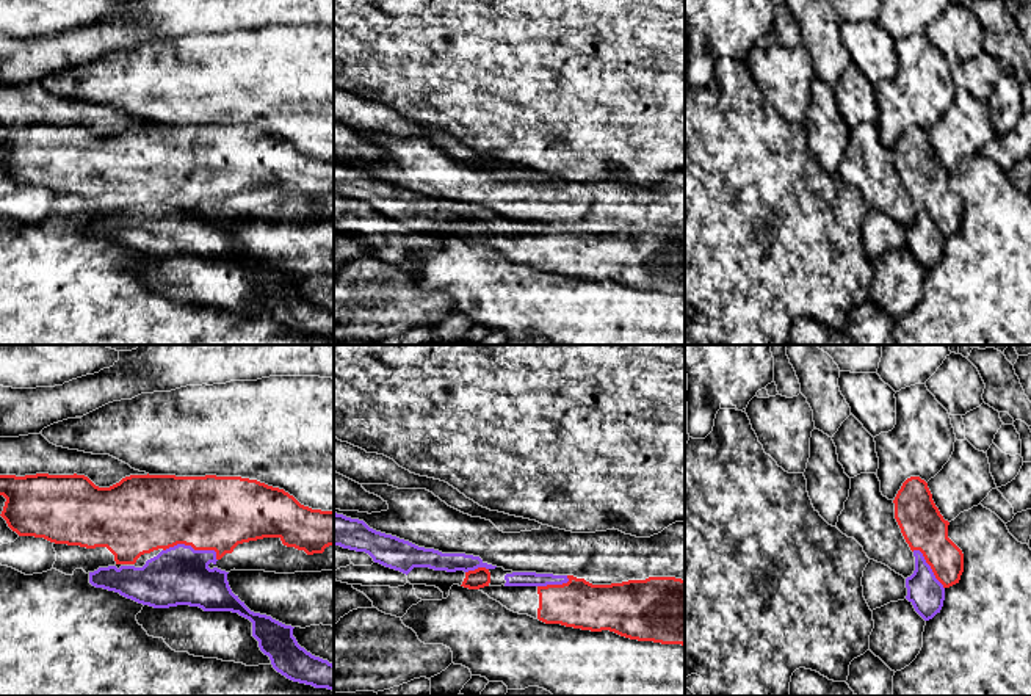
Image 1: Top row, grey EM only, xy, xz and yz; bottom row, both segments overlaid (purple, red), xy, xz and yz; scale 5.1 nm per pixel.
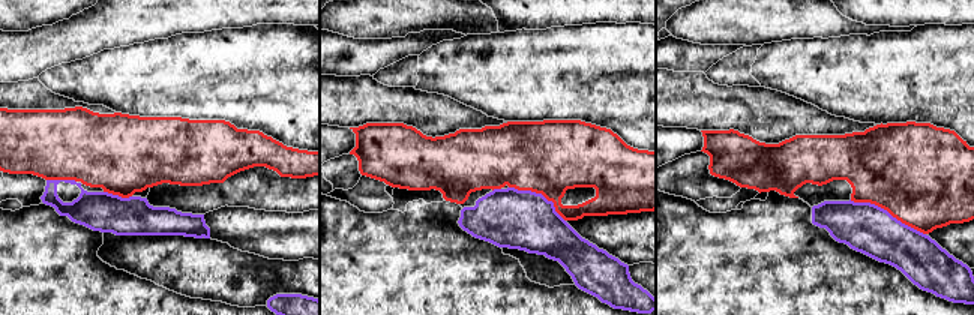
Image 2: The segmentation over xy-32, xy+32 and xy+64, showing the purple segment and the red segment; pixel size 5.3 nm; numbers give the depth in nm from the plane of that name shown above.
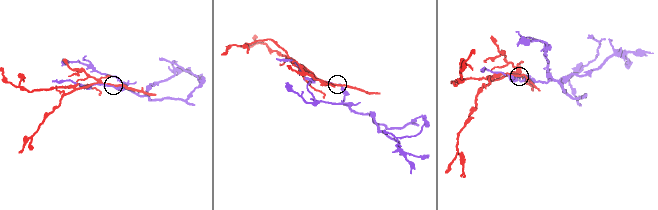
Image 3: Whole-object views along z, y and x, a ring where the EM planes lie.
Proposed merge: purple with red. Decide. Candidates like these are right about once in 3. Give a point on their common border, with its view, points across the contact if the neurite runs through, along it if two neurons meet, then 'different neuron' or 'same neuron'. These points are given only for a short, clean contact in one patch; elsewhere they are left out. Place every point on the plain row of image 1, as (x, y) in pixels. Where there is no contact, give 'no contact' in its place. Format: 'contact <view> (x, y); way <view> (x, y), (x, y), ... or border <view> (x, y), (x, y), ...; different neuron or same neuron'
contact xy (191, 196); different neuron

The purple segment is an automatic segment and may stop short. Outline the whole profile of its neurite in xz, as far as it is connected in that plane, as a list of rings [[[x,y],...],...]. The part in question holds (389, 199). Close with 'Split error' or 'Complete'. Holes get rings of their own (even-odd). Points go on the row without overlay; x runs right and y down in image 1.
[[[334,161],[334,194],[365,201],[374,212],[409,223],[414,216],[429,216],[434,219],[475,219],[478,216],[495,218],[479,205],[465,202],[442,202],[434,198],[418,196],[370,177],[364,169],[351,168]]]. Complete

